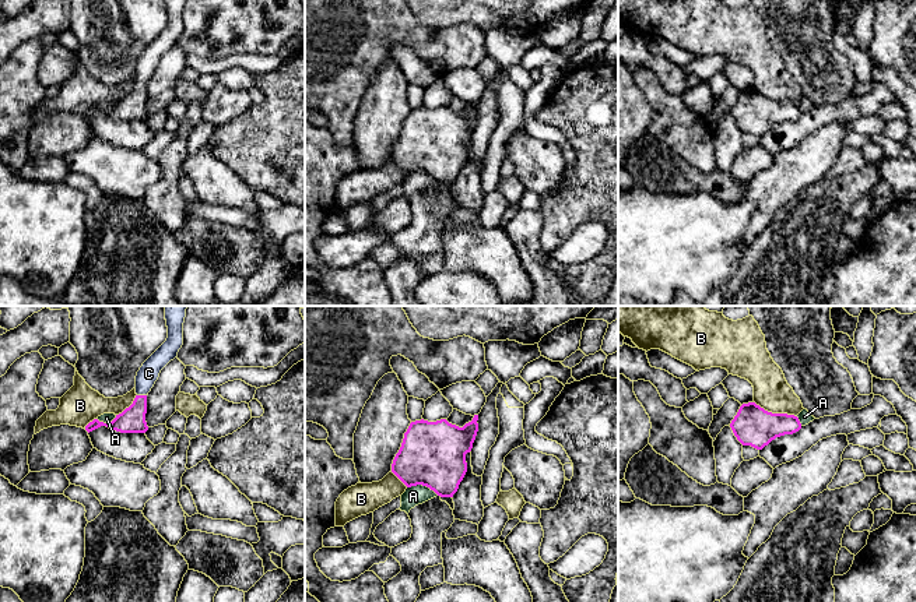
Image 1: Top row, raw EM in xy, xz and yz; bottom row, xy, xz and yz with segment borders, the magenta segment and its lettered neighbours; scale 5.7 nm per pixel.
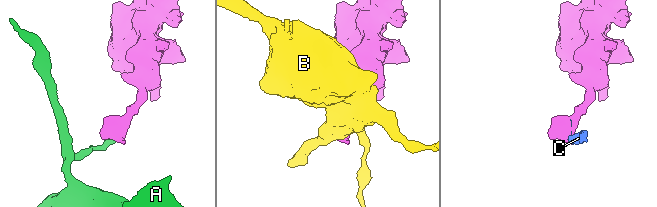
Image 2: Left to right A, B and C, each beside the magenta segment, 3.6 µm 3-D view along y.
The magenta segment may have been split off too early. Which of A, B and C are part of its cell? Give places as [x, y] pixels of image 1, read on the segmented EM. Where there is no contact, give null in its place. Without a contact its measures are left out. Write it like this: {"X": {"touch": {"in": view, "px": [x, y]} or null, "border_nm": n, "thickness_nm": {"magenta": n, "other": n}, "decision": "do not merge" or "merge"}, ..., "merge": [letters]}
{"A": {"touch": {"in": "xz", "px": [423, 485]}, "border_nm": 190, "thickness_nm": {"magenta": 380, "other": 120}, "decision": "do not merge"}, "B": {"touch": {"in": "yz", "px": [775, 414]}, "border_nm": 260, "thickness_nm": {"magenta": 220, "other": 200}, "decision": "do not merge"}, "C": {"touch": {"in": "xy", "px": [141, 395]}, "border_nm": 60, "thickness_nm": {"magenta": 150, "other": 120}, "decision": "merge"}, "merge": ["C"]}

